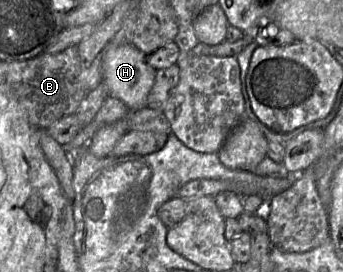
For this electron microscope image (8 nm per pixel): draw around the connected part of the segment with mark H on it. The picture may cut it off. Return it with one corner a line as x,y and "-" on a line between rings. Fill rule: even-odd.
130,42
109,47
102,58
102,73
108,88
108,96
119,99
131,111
147,106
148,95
154,85
156,72
148,65
146,54

